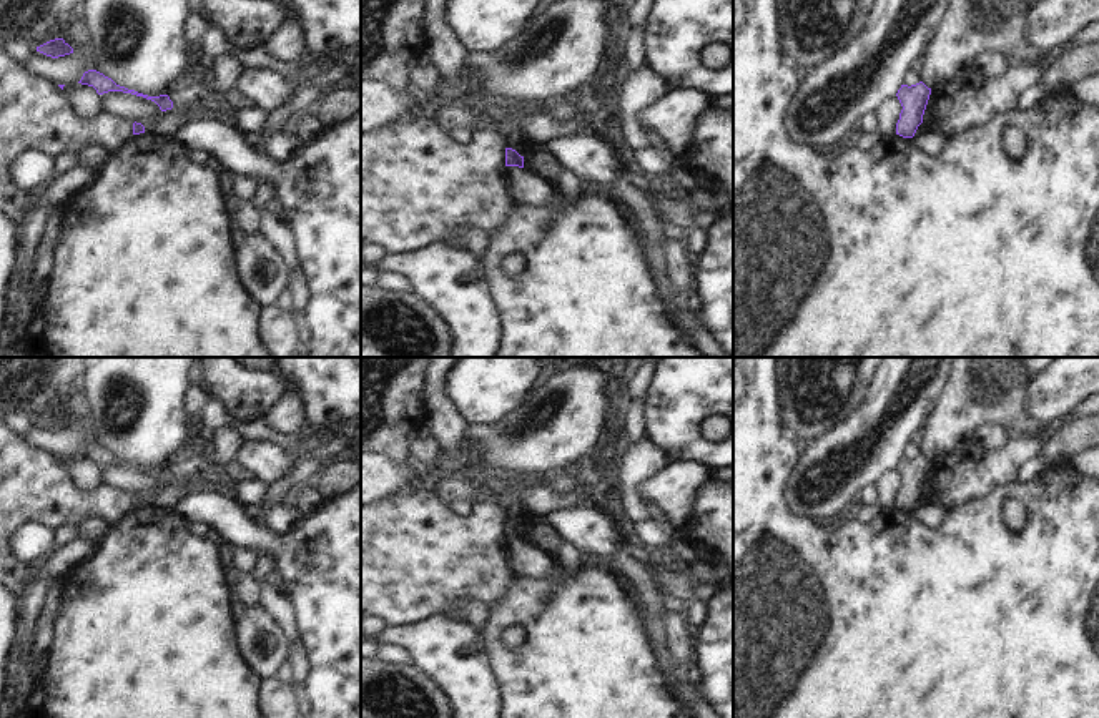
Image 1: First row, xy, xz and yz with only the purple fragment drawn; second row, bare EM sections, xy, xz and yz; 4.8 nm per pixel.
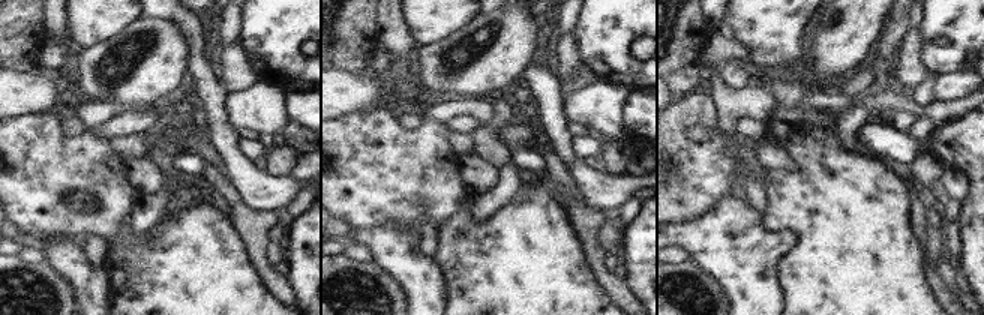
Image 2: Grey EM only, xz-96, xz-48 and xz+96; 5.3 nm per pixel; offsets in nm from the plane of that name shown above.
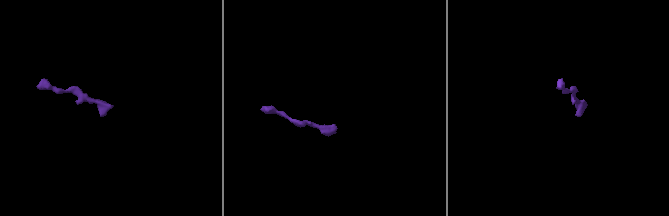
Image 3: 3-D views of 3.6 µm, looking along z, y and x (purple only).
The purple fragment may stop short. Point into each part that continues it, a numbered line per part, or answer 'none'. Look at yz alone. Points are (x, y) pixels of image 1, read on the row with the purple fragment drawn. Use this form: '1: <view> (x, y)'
none

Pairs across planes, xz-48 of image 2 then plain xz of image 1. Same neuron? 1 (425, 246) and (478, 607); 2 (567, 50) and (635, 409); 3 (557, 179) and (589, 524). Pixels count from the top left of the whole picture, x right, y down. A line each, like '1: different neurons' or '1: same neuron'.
1: same neuron
2: same neuron
3: different neurons

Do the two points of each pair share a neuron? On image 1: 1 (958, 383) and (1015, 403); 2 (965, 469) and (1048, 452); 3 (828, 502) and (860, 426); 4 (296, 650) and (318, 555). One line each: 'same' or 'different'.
1: same
2: different
3: same
4: different

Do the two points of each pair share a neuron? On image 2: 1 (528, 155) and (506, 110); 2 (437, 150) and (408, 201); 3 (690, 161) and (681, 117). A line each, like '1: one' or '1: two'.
1: two
2: one
3: one

